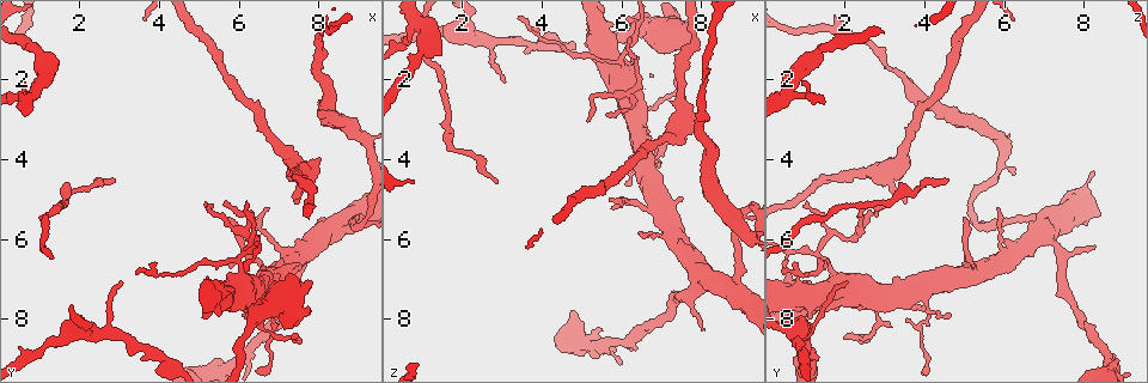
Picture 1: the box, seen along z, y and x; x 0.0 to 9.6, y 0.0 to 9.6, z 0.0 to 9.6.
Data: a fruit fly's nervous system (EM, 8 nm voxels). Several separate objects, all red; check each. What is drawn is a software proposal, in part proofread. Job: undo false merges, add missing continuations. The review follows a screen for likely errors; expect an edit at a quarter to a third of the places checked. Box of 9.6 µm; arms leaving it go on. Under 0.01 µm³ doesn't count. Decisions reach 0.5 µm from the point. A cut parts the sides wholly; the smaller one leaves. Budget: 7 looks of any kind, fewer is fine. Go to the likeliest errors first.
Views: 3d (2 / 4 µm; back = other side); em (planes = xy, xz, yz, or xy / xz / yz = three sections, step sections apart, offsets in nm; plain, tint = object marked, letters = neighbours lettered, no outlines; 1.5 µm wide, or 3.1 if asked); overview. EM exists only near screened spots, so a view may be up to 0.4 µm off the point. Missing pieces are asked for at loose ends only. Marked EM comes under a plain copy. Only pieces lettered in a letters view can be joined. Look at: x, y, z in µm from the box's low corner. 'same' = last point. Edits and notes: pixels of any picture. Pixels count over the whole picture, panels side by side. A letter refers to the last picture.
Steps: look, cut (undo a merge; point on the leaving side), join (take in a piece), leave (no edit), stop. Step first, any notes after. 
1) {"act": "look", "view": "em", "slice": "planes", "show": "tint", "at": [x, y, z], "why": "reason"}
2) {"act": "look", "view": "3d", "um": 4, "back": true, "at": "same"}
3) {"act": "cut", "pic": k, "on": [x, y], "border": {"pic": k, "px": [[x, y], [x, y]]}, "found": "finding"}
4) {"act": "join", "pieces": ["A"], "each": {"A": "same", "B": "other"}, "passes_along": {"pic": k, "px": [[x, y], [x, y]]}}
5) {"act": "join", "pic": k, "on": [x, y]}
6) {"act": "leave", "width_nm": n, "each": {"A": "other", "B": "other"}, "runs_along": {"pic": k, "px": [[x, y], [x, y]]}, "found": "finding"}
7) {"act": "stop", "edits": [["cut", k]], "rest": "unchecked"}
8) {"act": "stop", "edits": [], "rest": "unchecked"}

{"act": "look", "view": "3d", "um": 4, "at": [8.95, 5.65, 5.35], "why": "abrupt turn"}

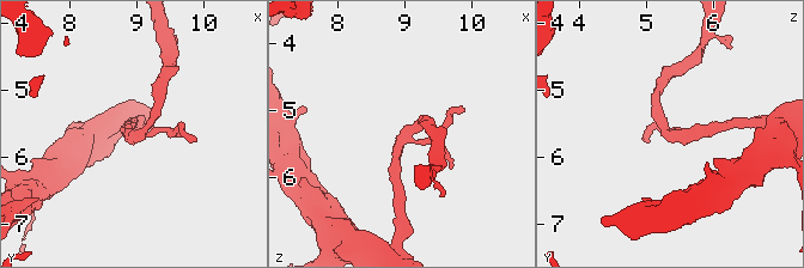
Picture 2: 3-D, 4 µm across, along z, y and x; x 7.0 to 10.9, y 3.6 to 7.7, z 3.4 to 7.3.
{"act": "look", "view": "em", "slice": "planes", "show": "tint", "at": [9.00, 5.65, 5.40], "why": "shape alone is not enough"}

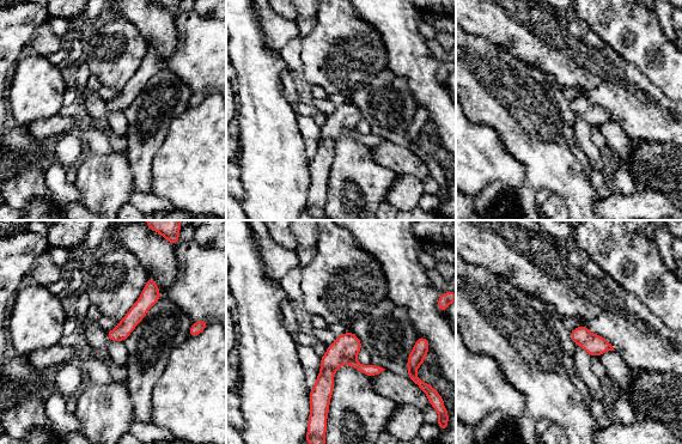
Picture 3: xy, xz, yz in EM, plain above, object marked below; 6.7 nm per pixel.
{"act": "look", "view": "em", "slice": "planes", "show": "letters", "at": "same", "why": "what lies round it"}

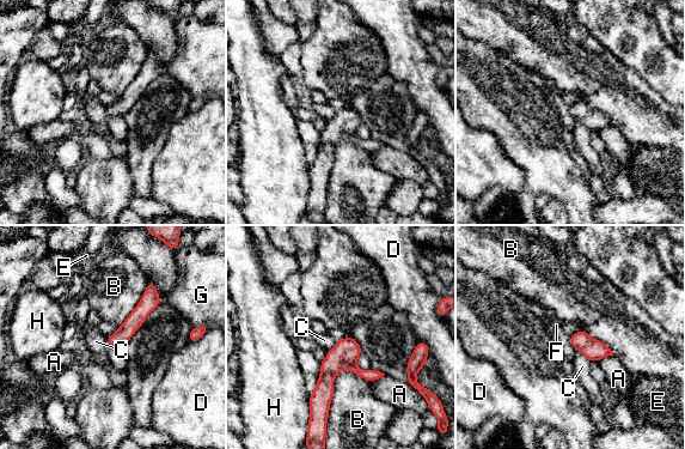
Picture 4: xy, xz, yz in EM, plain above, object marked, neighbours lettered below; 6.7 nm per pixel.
{"act": "leave", "width_nm": 90, "each": {"A": "other", "B": "other", "C": "other", "D": "other", "E": "other", "F": "other", "G": "other", "H": "other"}, "border": {"pic": 4, "px": [[346, 366], [334, 381], [323, 446]]}, "found": "all the same neuron"}

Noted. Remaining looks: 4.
{"act": "look", "view": "3d", "um": 2, "at": [7.40, 5.15, 3.55], "why": "branch stops here"}

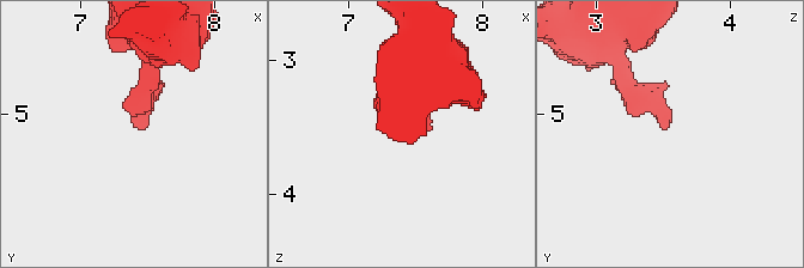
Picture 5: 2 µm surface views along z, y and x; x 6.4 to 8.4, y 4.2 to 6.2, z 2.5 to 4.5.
{"act": "look", "view": "em", "slice": "planes", "show": "letters", "at": [7.42, 5.12, 3.52], "why": "need the tissue"}

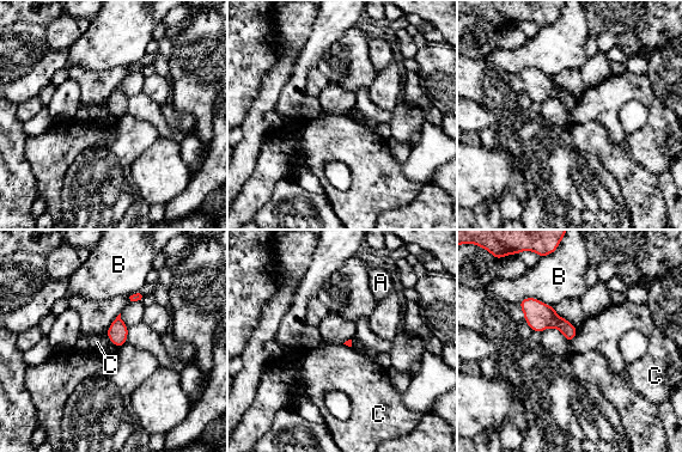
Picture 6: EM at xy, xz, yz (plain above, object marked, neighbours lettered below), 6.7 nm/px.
{"act": "leave", "each": {"A": "other", "B": "other", "C": "other"}, "border": {"pic": 6, "px": [[578, 328], [570, 342]]}, "found": "no lettered piece goes on from it"}

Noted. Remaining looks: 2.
{"act": "stop", "edits": [], "rest": "unchecked"}

